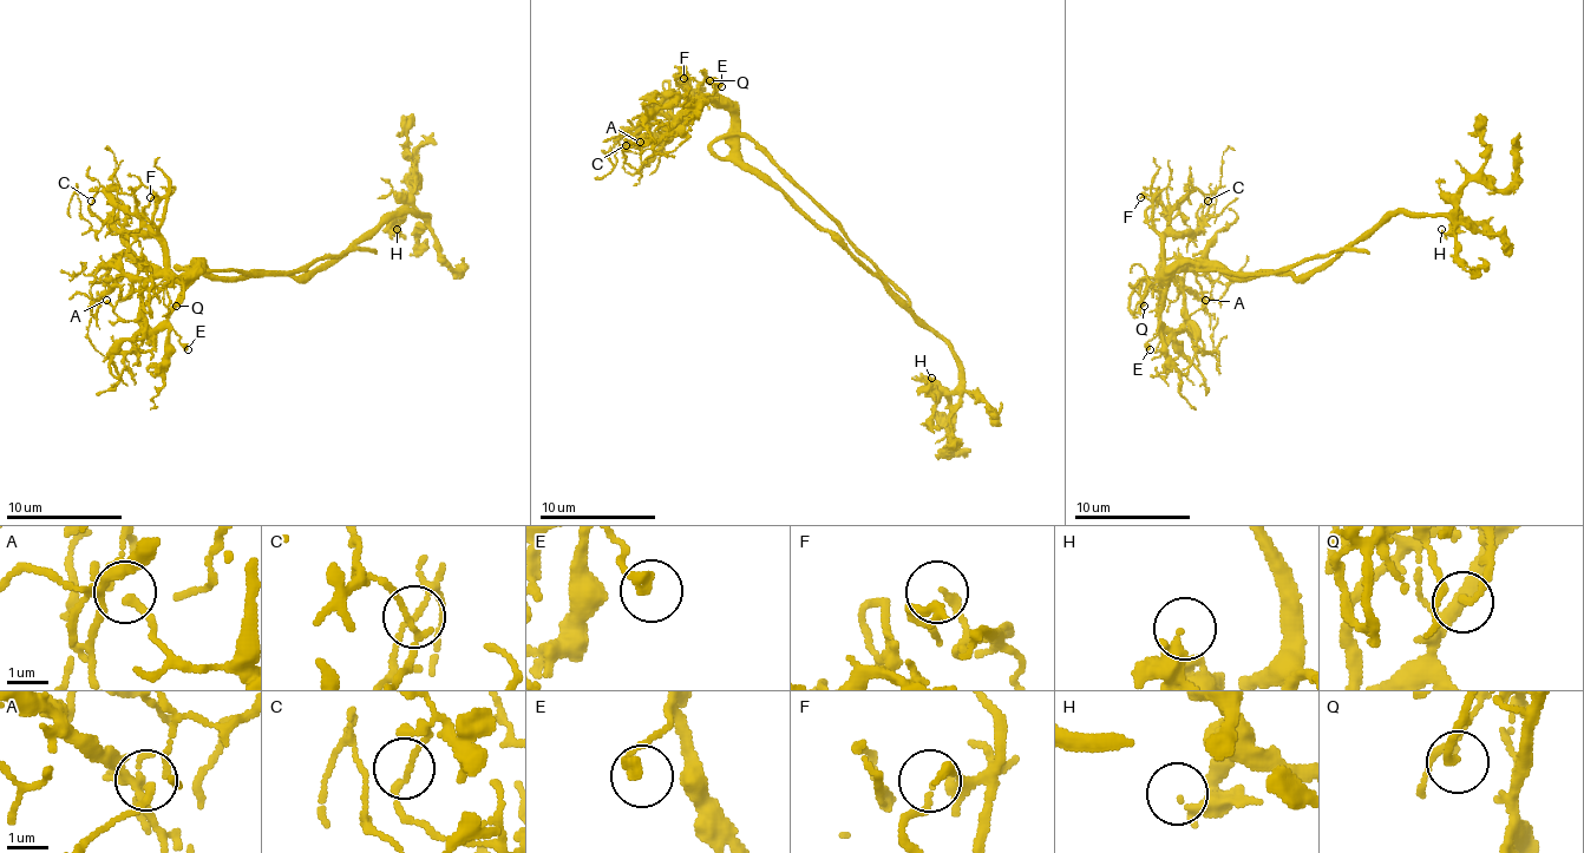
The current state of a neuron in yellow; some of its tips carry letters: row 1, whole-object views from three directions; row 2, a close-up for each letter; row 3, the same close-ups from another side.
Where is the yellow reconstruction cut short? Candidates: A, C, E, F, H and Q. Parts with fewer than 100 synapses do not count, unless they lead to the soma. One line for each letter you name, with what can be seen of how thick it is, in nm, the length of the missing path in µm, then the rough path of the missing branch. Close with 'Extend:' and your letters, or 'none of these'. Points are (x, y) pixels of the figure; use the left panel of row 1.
Extend: none of these

